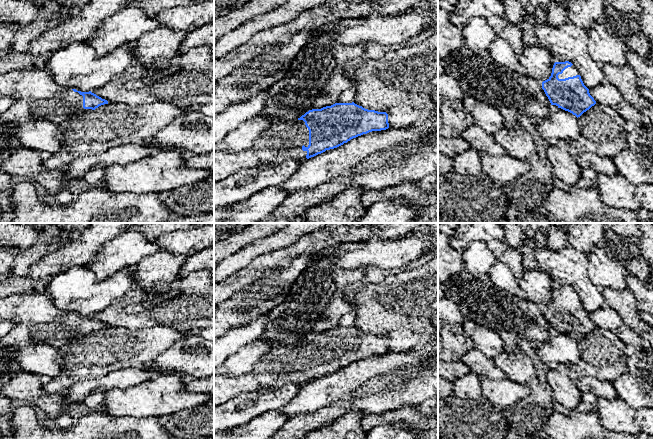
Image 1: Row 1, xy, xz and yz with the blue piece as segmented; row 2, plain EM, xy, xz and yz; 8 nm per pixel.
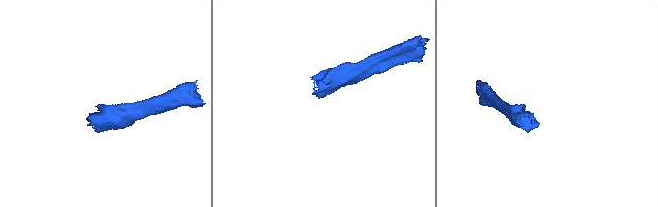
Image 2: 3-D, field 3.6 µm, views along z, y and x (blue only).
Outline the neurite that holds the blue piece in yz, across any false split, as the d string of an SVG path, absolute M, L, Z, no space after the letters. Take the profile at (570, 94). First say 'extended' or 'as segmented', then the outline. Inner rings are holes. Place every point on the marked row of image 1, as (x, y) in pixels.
extended; M569 61L554 63L551 76L542 82L542 89L551 105L556 105L577 118L596 104L579 71Z

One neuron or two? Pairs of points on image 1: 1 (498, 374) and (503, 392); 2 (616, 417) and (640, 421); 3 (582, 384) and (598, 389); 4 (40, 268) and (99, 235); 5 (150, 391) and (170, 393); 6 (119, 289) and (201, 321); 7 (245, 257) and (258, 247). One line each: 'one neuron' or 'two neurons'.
1: two neurons
2: one neuron
3: one neuron
4: one neuron
5: one neuron
6: two neurons
7: one neuron

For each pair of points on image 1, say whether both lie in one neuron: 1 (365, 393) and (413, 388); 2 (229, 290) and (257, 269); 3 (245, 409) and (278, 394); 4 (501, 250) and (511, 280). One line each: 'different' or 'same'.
1: same
2: same
3: same
4: different

